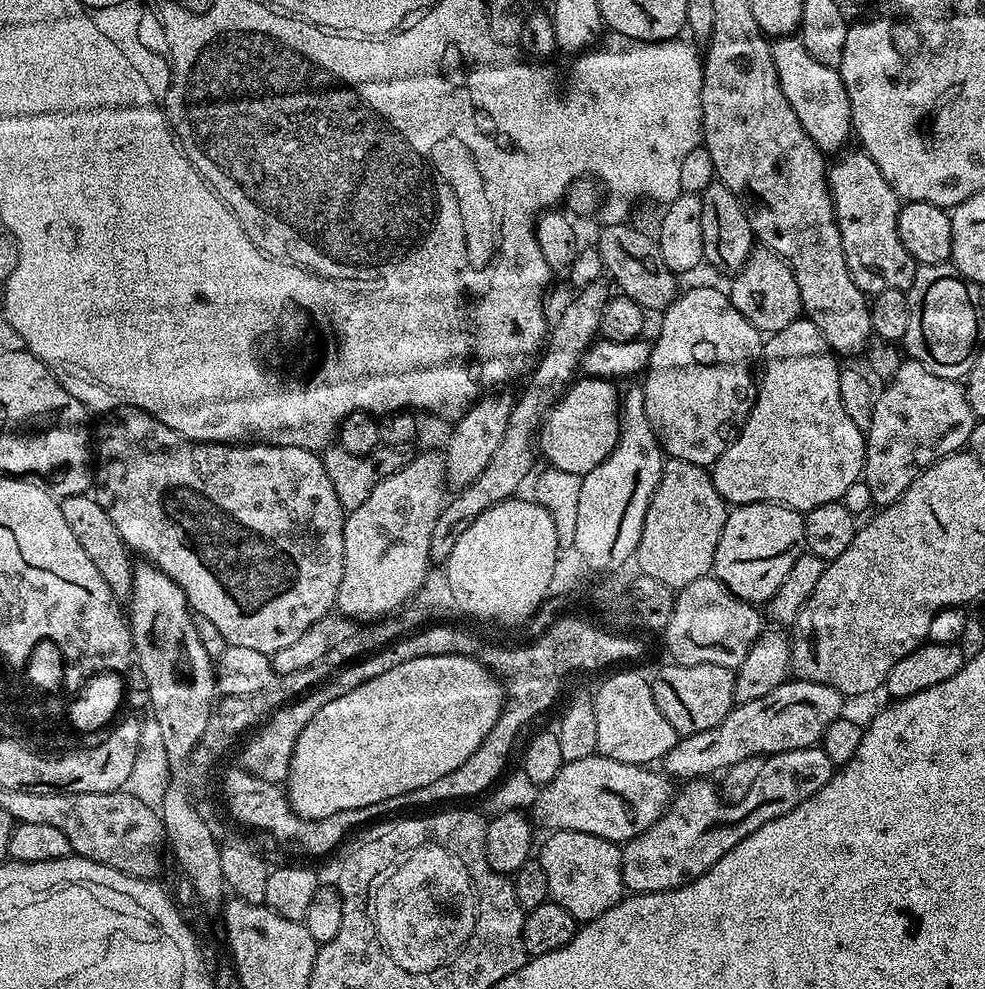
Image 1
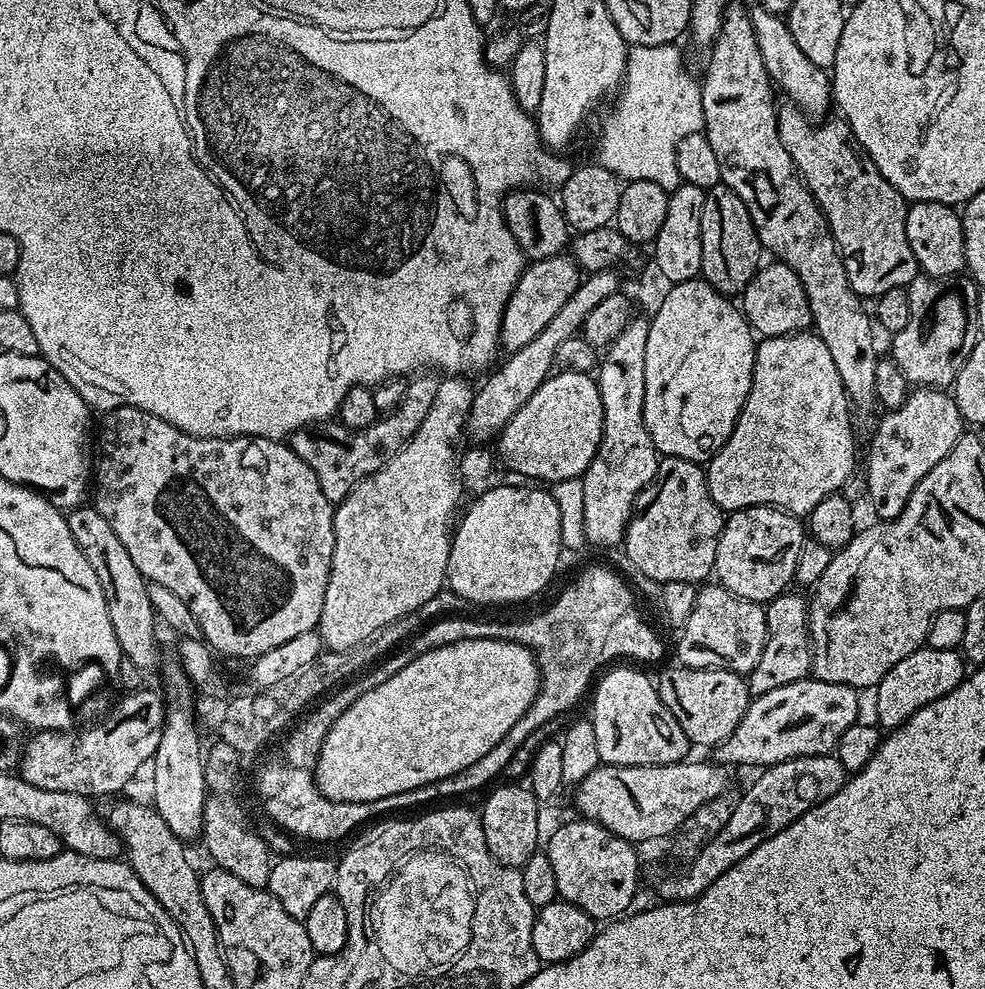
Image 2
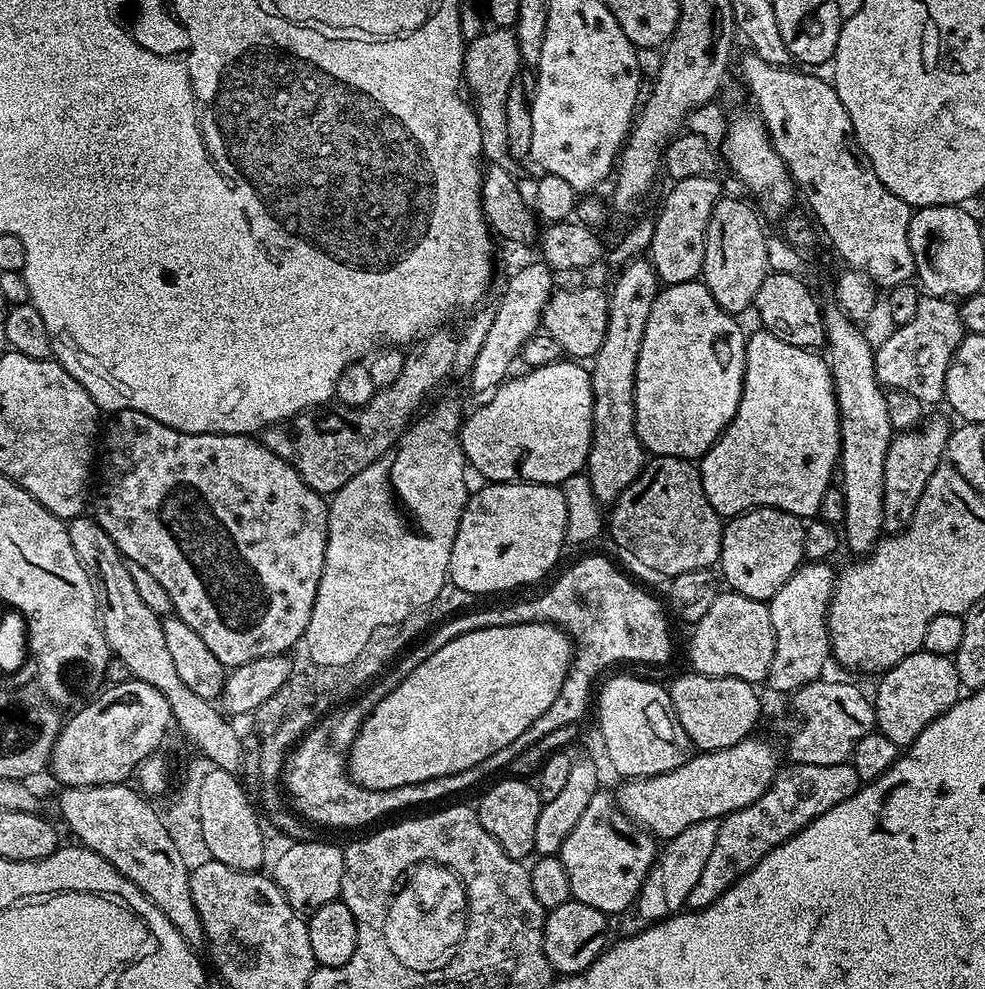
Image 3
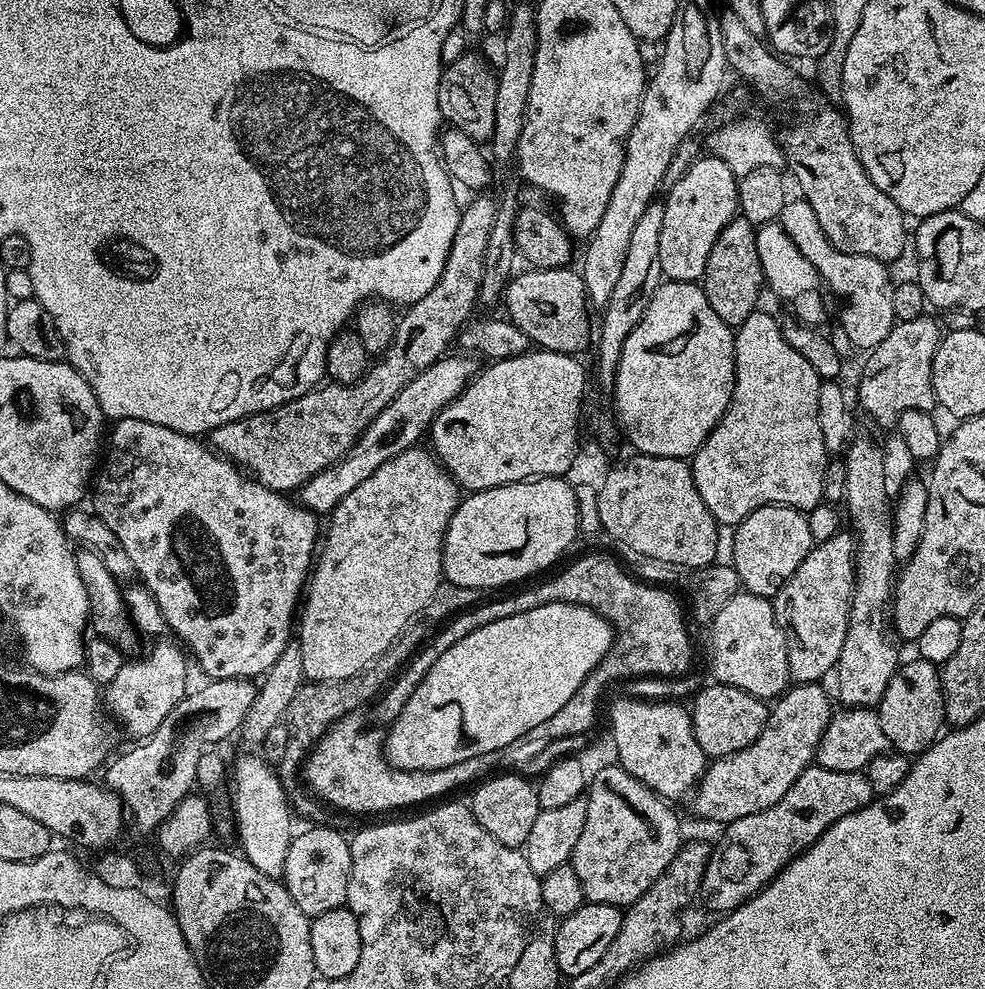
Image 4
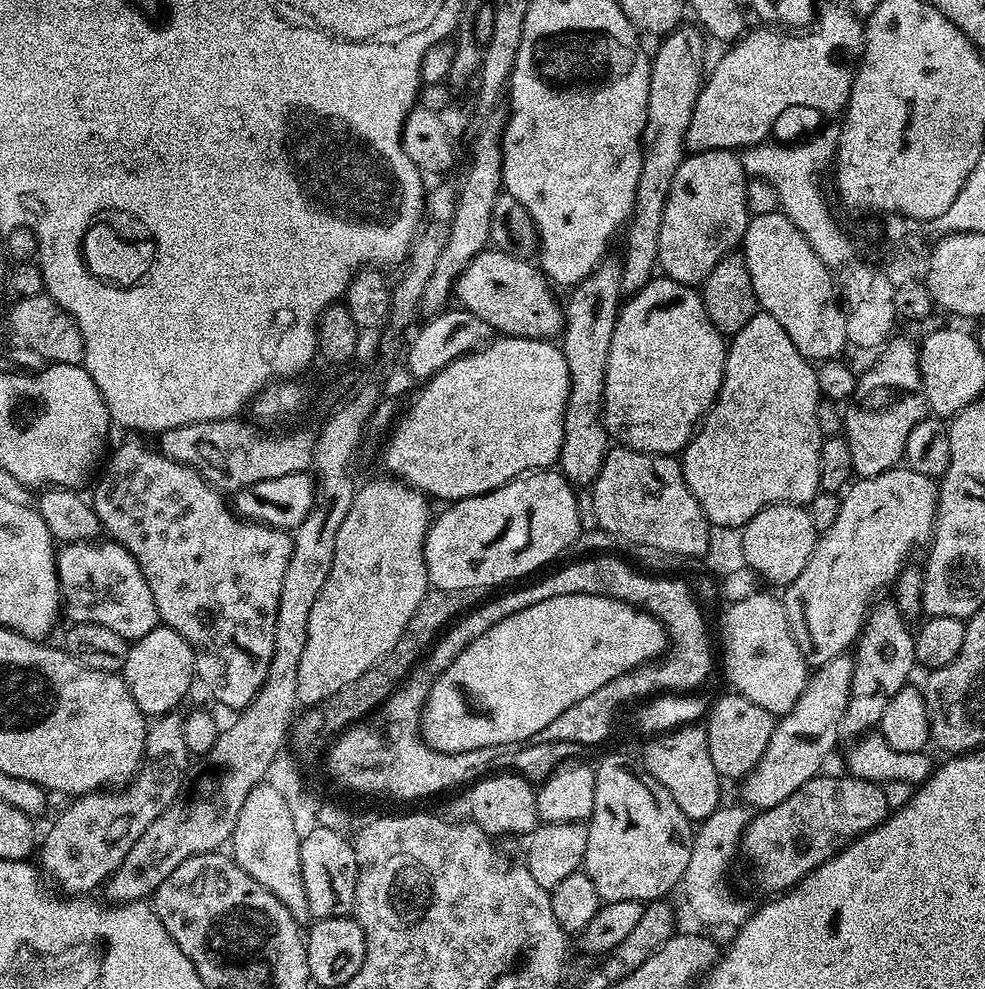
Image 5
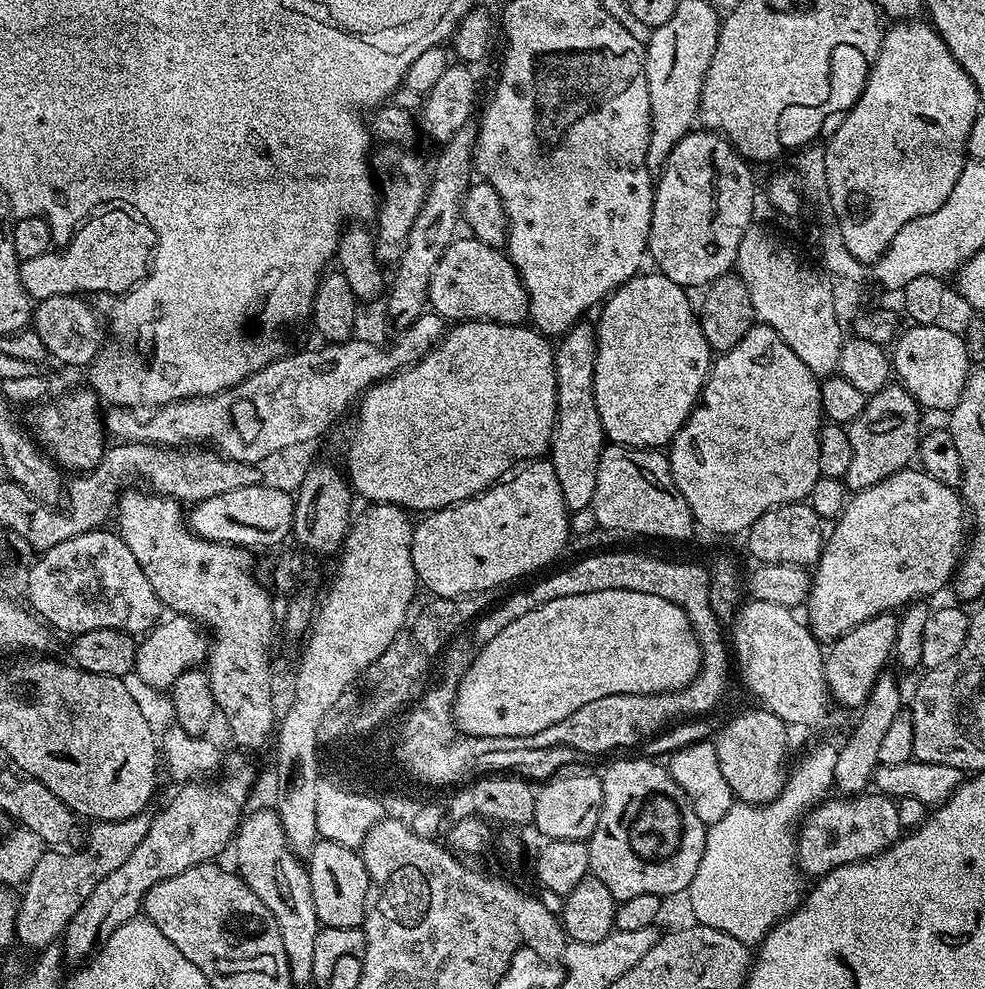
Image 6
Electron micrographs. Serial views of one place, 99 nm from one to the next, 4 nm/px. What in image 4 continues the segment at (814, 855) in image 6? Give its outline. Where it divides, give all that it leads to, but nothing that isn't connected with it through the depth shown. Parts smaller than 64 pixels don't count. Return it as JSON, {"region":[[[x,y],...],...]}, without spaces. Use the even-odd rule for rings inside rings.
{"region":[[[809,766],[802,774],[798,774],[798,782],[794,782],[794,786],[790,786],[790,790],[786,790],[786,794],[782,794],[782,798],[778,798],[774,806],[758,814],[746,814],[746,818],[738,818],[721,831],[724,833],[721,834],[720,841],[715,841],[708,865],[702,874],[699,903],[704,903],[712,912],[720,912],[716,914],[734,911],[752,896],[757,896],[794,857],[801,856],[824,831],[834,826],[838,818],[866,807],[873,798],[872,787],[864,772],[843,772]]]}

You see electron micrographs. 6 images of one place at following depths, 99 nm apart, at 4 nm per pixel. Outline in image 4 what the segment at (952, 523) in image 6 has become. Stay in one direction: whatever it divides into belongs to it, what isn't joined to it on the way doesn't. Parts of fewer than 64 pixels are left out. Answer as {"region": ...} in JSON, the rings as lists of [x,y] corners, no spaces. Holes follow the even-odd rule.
{"region":[[[841,530],[834,538],[830,538],[826,542],[816,544],[810,554],[806,554],[806,558],[802,562],[802,566],[798,566],[798,570],[794,570],[792,577],[785,582],[776,592],[772,600],[772,609],[778,618],[778,626],[782,630],[782,634],[786,638],[786,658],[788,659],[788,674],[795,683],[798,684],[815,684],[823,681],[824,675],[831,673],[838,662],[838,654],[842,654],[842,642],[846,642],[846,630],[848,629],[848,611],[852,605],[852,588],[856,585],[856,554],[854,551],[854,537],[851,531]]]}

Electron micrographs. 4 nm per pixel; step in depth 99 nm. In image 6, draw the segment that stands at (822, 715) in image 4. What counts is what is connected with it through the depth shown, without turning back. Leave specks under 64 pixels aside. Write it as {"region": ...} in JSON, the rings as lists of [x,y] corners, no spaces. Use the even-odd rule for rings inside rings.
{"region":[[[892,614],[876,616],[872,620],[854,626],[854,630],[850,630],[845,636],[831,641],[824,657],[824,677],[828,683],[831,699],[838,704],[840,700],[841,709],[856,710],[864,705],[874,682],[881,672],[889,667],[888,660],[890,664],[896,647],[897,621],[897,617]]]}

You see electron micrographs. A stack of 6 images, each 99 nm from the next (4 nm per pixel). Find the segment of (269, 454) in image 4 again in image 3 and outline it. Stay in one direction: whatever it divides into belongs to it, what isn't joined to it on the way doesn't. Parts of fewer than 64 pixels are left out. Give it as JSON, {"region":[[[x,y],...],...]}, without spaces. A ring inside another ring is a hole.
{"region":[[[432,330],[417,339],[407,349],[401,374],[394,382],[377,387],[370,402],[360,408],[347,408],[337,403],[336,408],[321,406],[299,412],[289,420],[264,429],[262,442],[271,452],[278,454],[282,462],[292,467],[313,490],[321,494],[337,492],[346,486],[346,482],[350,482],[350,478],[354,478],[354,474],[366,470],[366,466],[392,449],[413,423],[417,413],[425,407],[424,399],[447,378],[448,372],[453,371],[457,337],[444,331],[448,330]]]}

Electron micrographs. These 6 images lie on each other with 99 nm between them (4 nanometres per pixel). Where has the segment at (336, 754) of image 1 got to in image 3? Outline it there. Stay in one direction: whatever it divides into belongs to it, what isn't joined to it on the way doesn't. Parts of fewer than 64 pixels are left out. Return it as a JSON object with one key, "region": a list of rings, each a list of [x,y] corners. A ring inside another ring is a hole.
{"region":[[[555,624],[490,626],[482,630],[470,630],[458,638],[454,638],[454,642],[440,645],[438,650],[434,650],[434,654],[430,654],[430,658],[426,658],[426,662],[418,665],[397,688],[390,690],[390,694],[386,694],[382,698],[382,702],[378,702],[378,706],[374,707],[372,714],[366,717],[363,724],[360,725],[354,735],[357,736],[352,740],[352,749],[346,752],[348,775],[352,777],[354,783],[370,790],[394,790],[398,786],[421,784],[434,778],[458,774],[462,770],[470,770],[474,766],[486,762],[486,758],[490,758],[494,754],[498,754],[498,750],[510,746],[510,742],[514,742],[514,738],[518,738],[518,734],[522,734],[522,730],[534,726],[534,722],[538,722],[538,718],[542,718],[542,714],[546,714],[546,710],[550,710],[554,698],[558,698],[558,690],[562,690],[562,682],[568,677],[568,668],[573,659],[574,645],[571,636],[563,628],[557,628]]]}

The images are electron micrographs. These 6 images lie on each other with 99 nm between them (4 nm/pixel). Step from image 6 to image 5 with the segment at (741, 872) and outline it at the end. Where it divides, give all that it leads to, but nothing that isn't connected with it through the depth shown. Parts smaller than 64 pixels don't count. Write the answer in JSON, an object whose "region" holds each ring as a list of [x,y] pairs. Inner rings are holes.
{"region":[[[721,806],[714,814],[699,821],[692,837],[690,862],[686,865],[686,874],[682,881],[684,896],[692,907],[692,912],[704,924],[721,924],[724,928],[735,930],[744,924],[750,915],[750,907],[739,900],[734,893],[728,892],[728,867],[732,859],[742,848],[744,828],[748,825],[750,812],[747,807],[727,808]]]}

